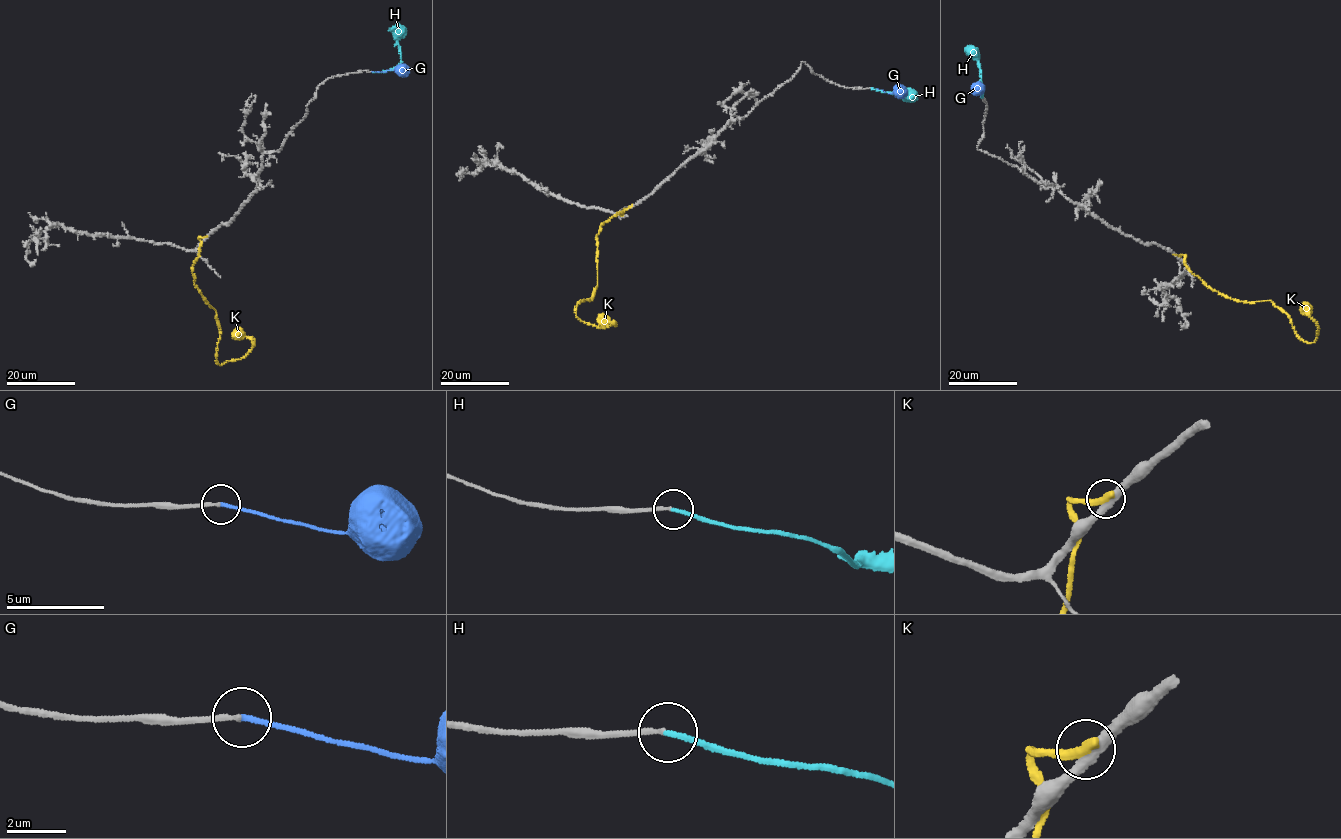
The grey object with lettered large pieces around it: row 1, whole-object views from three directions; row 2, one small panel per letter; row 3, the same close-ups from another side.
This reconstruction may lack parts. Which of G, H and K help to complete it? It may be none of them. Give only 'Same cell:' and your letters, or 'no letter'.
Same cell: G

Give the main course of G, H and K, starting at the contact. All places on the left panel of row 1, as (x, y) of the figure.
G: (371, 71), (403, 67), (408, 71)
H: (372, 72), (392, 69), (401, 61), (395, 32), (398, 24)
K: (205, 237), (192, 271), (215, 309), (219, 365), (253, 346), (233, 333)

